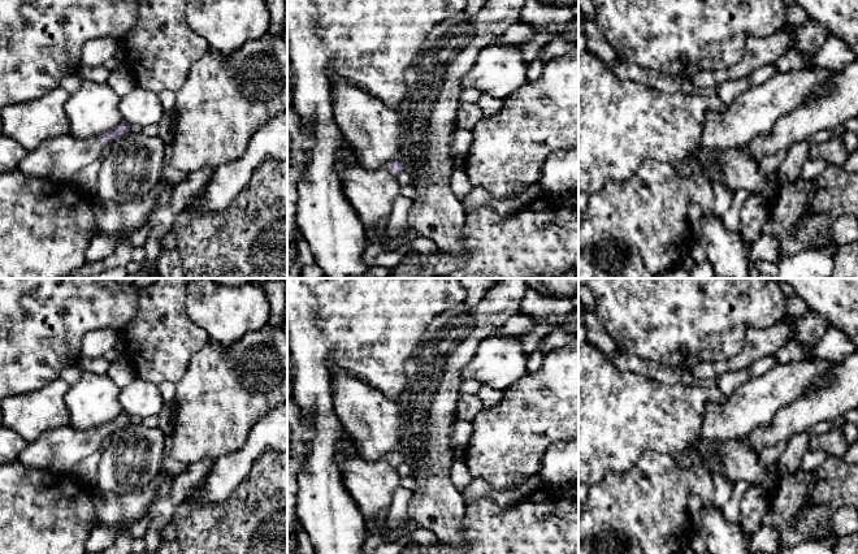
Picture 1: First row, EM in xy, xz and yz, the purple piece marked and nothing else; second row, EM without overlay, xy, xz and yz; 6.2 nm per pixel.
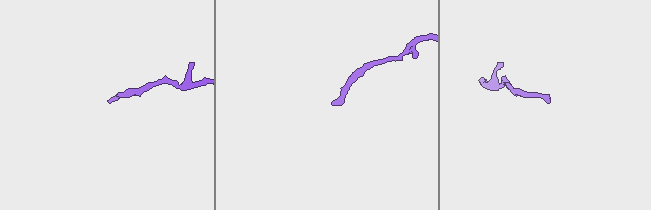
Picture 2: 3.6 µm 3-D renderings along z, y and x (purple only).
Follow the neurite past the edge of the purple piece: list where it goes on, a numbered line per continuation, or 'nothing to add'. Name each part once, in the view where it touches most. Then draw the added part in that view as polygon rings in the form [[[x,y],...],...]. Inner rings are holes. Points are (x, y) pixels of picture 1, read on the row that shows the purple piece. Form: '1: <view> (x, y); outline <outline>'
1: xz (372, 193); outline [[[346,144],[339,152],[338,173],[343,185],[344,196],[354,207],[367,231],[374,231],[380,237],[380,222],[390,216],[394,200],[400,195],[402,186],[391,172],[389,163],[378,170],[368,170],[361,163],[344,165],[343,159],[355,152],[351,144]]]

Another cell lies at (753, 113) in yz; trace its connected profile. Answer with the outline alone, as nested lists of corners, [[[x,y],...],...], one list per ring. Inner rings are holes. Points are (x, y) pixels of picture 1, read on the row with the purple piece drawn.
[[[814,65],[776,72],[764,83],[738,95],[725,112],[710,112],[699,146],[716,151],[749,147],[758,137],[767,135],[781,117],[803,101],[824,94],[835,74]]]

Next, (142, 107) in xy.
[[[139,86],[121,98],[118,109],[124,121],[140,126],[159,124],[164,114],[157,94]]]

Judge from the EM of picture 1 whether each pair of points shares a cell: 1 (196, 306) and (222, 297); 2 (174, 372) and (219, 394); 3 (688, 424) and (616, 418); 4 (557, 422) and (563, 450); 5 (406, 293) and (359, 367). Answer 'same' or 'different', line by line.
1: same
2: different
3: same
4: different
5: same

